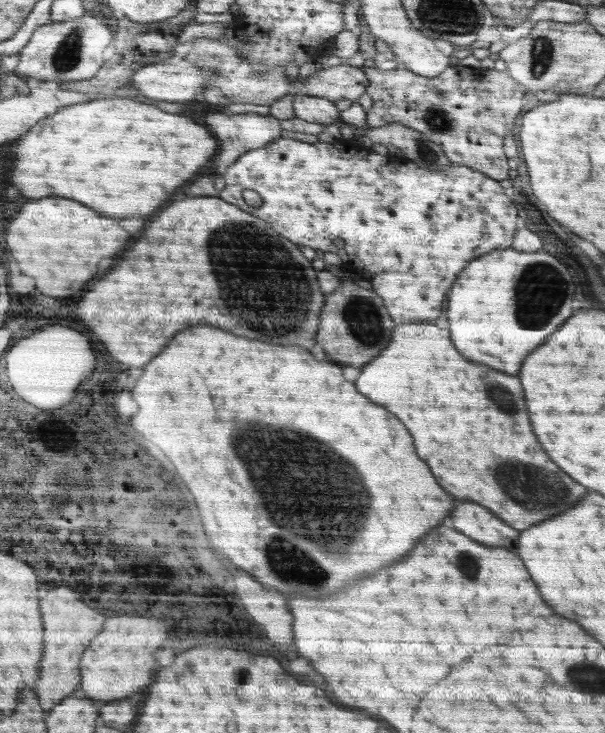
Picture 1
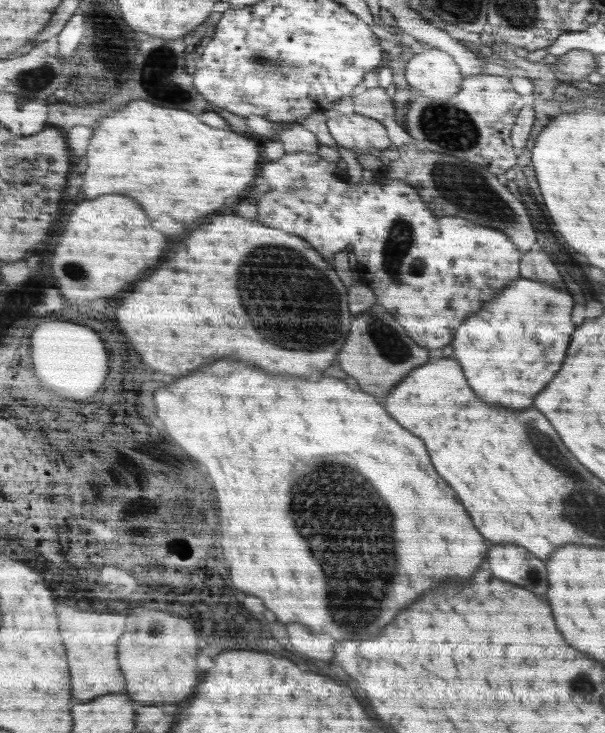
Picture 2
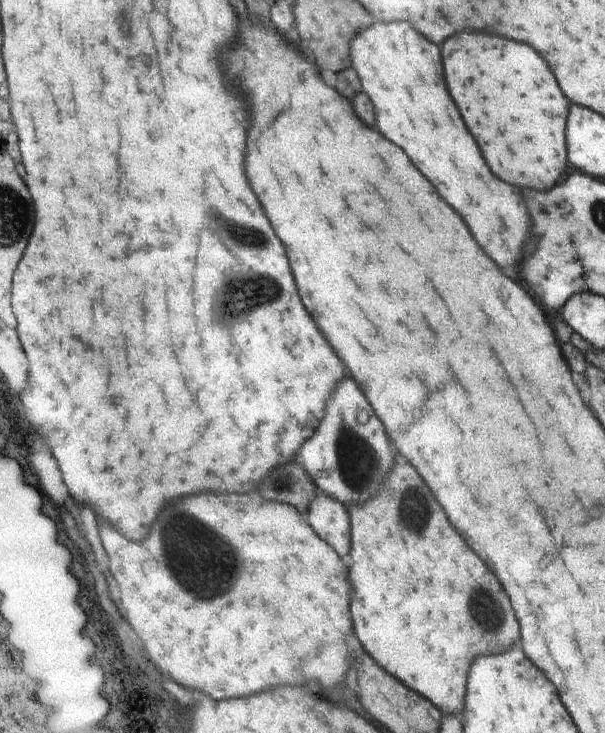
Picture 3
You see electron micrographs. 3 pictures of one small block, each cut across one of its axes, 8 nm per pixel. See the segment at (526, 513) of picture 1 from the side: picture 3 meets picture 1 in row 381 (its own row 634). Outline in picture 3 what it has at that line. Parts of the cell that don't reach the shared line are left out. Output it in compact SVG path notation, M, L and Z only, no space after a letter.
M396 456L396 472L388 476L388 484L372 500L350 504L347 512L352 514L352 566L348 572L352 572L352 616L356 616L358 640L376 664L404 680L408 688L428 696L441 712L448 712L444 715L452 716L450 712L464 708L466 674L472 660L478 654L502 652L520 638L502 584L454 530L428 484L402 456Z

